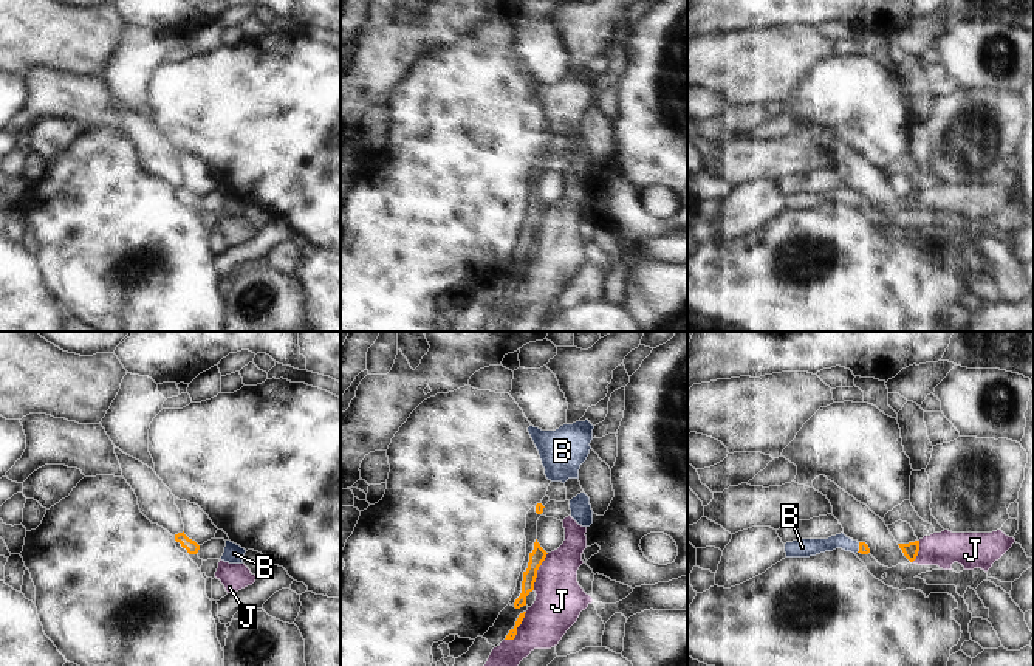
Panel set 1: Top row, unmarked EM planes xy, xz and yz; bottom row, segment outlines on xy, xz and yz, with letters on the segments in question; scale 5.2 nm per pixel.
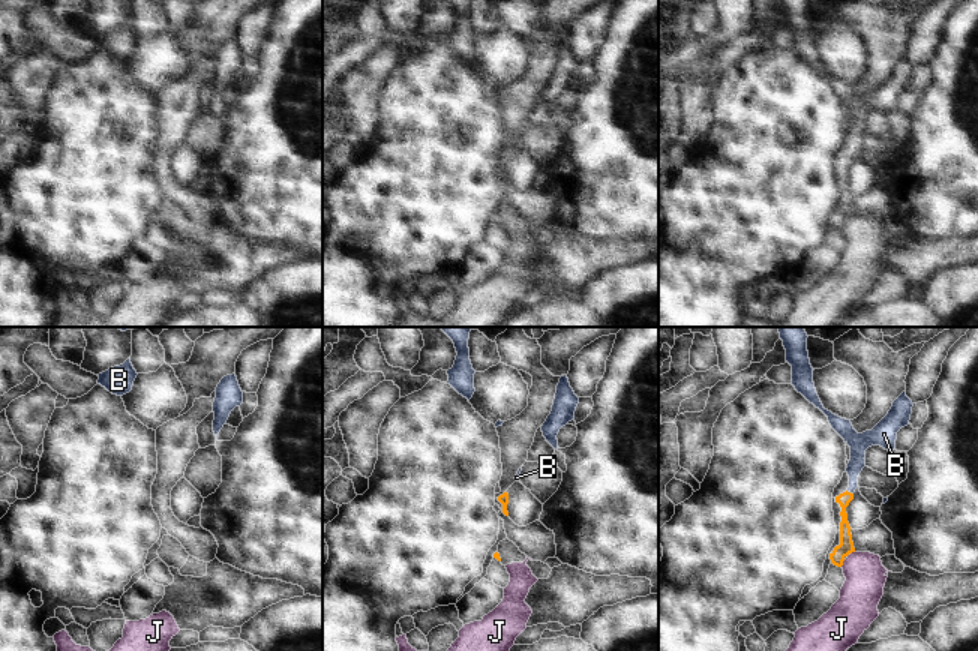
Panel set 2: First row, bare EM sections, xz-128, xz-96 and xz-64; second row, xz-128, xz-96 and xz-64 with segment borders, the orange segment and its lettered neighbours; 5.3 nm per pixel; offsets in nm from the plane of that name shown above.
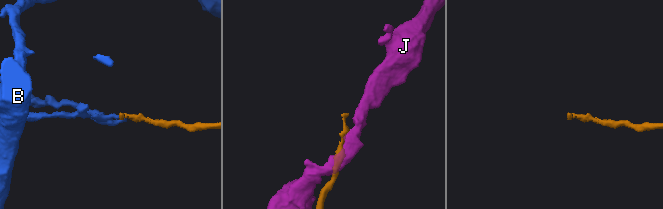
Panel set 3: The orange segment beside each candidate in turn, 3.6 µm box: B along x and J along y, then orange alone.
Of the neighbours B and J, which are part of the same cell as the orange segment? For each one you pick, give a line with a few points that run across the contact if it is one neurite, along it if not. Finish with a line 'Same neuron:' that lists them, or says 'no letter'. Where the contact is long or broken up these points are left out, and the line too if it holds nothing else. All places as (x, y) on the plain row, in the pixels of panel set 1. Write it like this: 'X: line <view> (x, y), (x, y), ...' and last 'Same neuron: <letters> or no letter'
B: line yz (864, 202), (859, 200), (847, 197), (811, 200)
Same neuron: B

